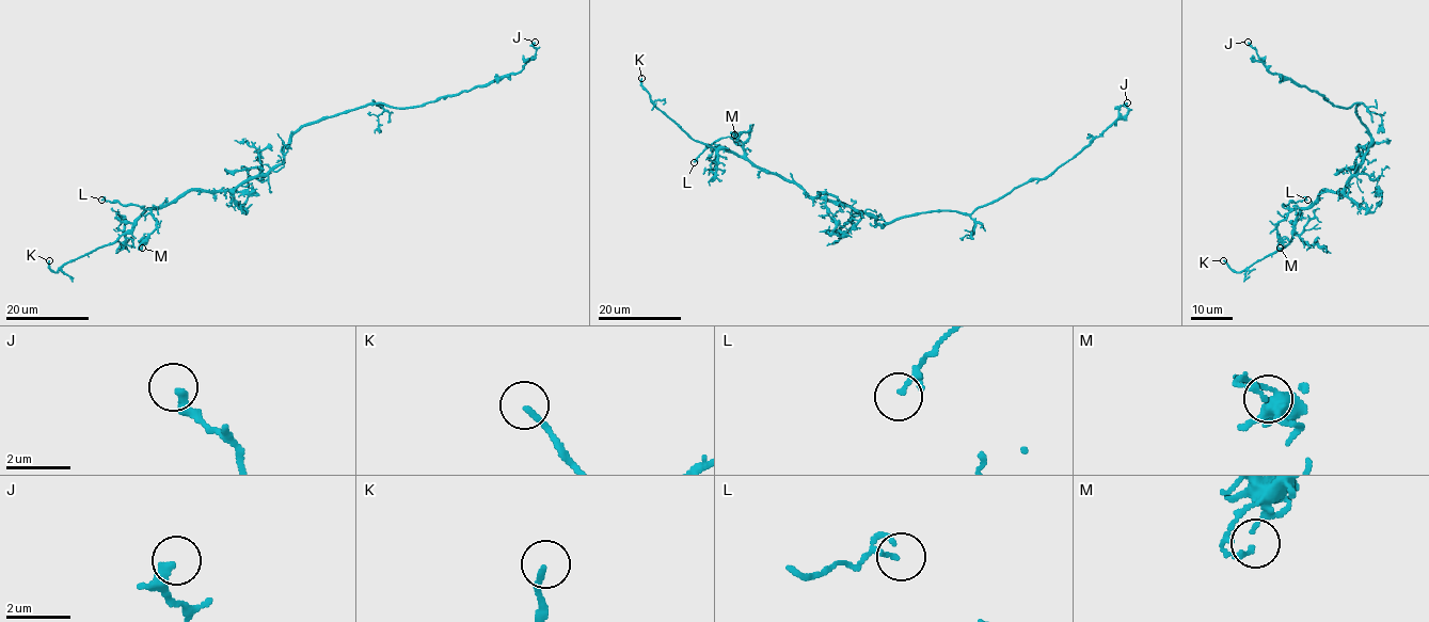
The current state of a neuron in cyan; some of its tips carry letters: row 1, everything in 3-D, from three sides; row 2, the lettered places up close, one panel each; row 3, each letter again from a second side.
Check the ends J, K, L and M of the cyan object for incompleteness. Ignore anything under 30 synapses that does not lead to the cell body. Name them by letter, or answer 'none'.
K

